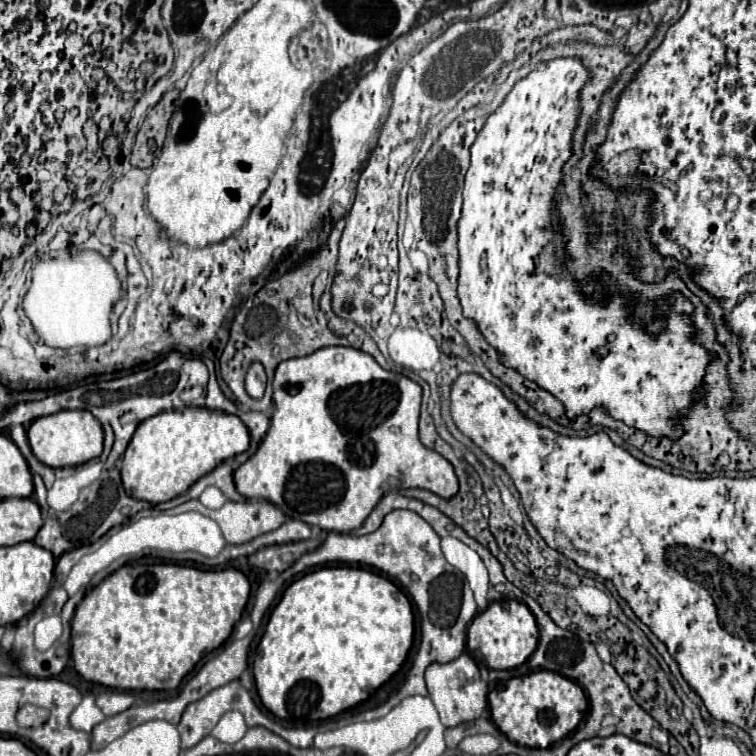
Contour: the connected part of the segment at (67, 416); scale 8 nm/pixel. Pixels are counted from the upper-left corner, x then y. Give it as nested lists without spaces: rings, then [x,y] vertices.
[[[59,411],[47,417],[39,417],[29,427],[29,443],[35,457],[49,467],[77,467],[103,451],[101,423],[89,411]]]

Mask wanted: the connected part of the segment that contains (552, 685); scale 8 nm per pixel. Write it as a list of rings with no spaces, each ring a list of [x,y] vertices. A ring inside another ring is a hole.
[[[535,671],[497,685],[489,693],[489,709],[493,723],[511,741],[525,747],[549,749],[579,725],[583,713],[587,711],[587,699],[575,681],[565,679],[553,671]]]

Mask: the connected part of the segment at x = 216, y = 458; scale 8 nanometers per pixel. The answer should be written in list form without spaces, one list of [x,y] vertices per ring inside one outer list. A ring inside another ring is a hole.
[[[185,407],[183,411],[165,411],[141,421],[119,470],[129,497],[159,505],[179,497],[219,463],[247,449],[249,431],[237,415],[205,407]]]

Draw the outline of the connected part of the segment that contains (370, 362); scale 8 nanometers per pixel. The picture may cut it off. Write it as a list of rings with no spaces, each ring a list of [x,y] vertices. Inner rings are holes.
[[[325,347],[319,349],[307,357],[295,357],[295,359],[287,359],[281,361],[277,371],[275,371],[275,379],[273,379],[273,417],[271,417],[271,427],[267,431],[267,435],[263,437],[257,453],[247,459],[237,471],[235,471],[235,487],[237,491],[245,497],[245,499],[265,499],[271,501],[273,505],[281,507],[281,511],[297,521],[303,521],[307,525],[317,525],[325,531],[335,531],[335,533],[353,533],[357,531],[357,527],[361,527],[365,523],[365,519],[369,517],[369,511],[373,511],[373,507],[381,501],[381,497],[393,489],[411,489],[411,487],[419,487],[419,489],[427,489],[435,495],[441,495],[443,499],[451,499],[453,495],[457,495],[457,487],[459,481],[455,477],[453,465],[441,457],[437,451],[427,449],[421,441],[419,441],[419,431],[417,431],[417,423],[419,423],[419,407],[421,407],[421,387],[411,381],[405,375],[397,375],[393,371],[385,371],[371,355],[357,351],[353,347]]]

